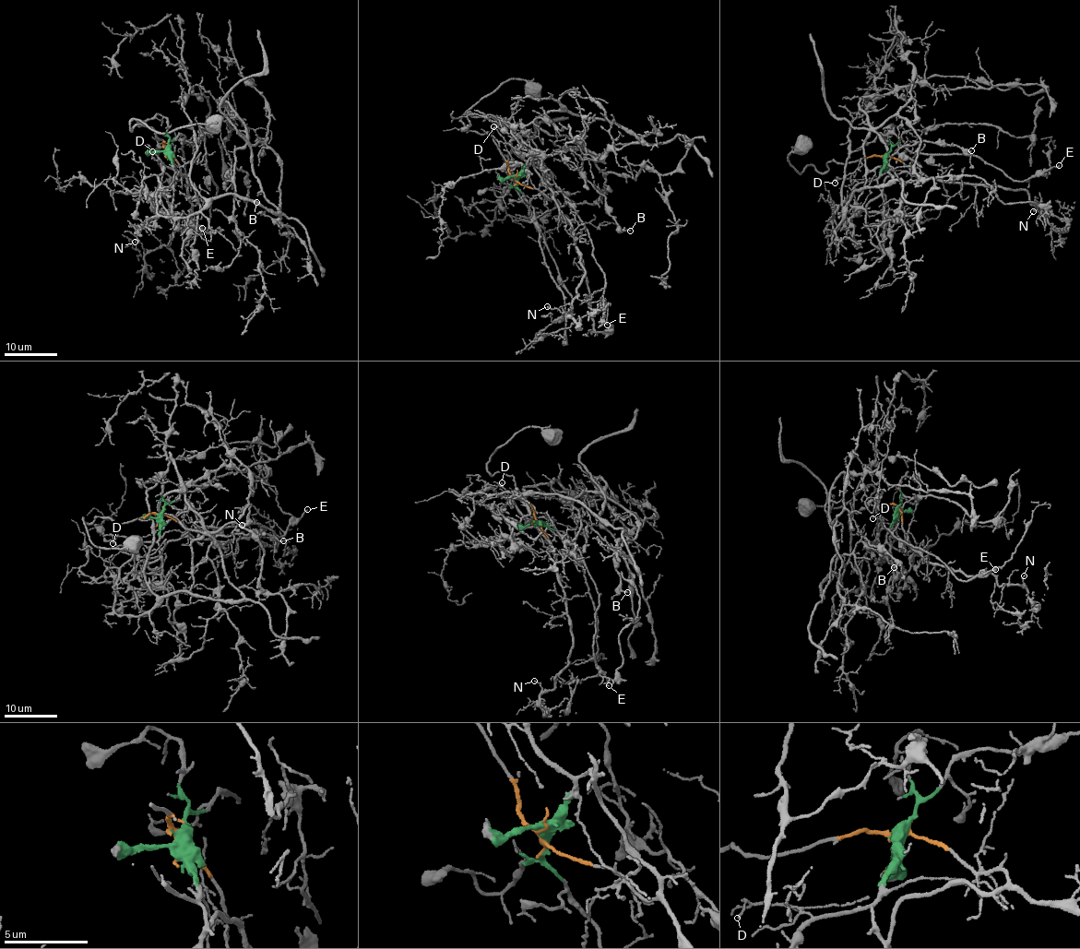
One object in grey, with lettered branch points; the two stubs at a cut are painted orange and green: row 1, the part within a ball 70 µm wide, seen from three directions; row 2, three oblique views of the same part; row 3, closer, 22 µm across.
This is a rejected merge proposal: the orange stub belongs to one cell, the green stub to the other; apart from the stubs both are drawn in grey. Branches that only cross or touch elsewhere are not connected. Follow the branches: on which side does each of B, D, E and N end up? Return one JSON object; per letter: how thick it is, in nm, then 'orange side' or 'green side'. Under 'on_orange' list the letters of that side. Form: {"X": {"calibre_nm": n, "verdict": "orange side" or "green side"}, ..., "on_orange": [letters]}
{"B": {"calibre_nm": 140, "verdict": "green side"}, "D": {"calibre_nm": 60, "verdict": "green side"}, "E": {"calibre_nm": 150, "verdict": "green side"}, "N": {"calibre_nm": 130, "verdict": "orange side"}, "on_orange": ["N"]}

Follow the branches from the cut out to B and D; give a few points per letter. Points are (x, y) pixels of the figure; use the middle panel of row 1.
B: (515, 178), (526, 164), (510, 142), (511, 112), (523, 98), (552, 98), (584, 116), (583, 177), (631, 231)
D: (515, 178), (526, 164), (510, 147), (490, 133), (494, 126)

